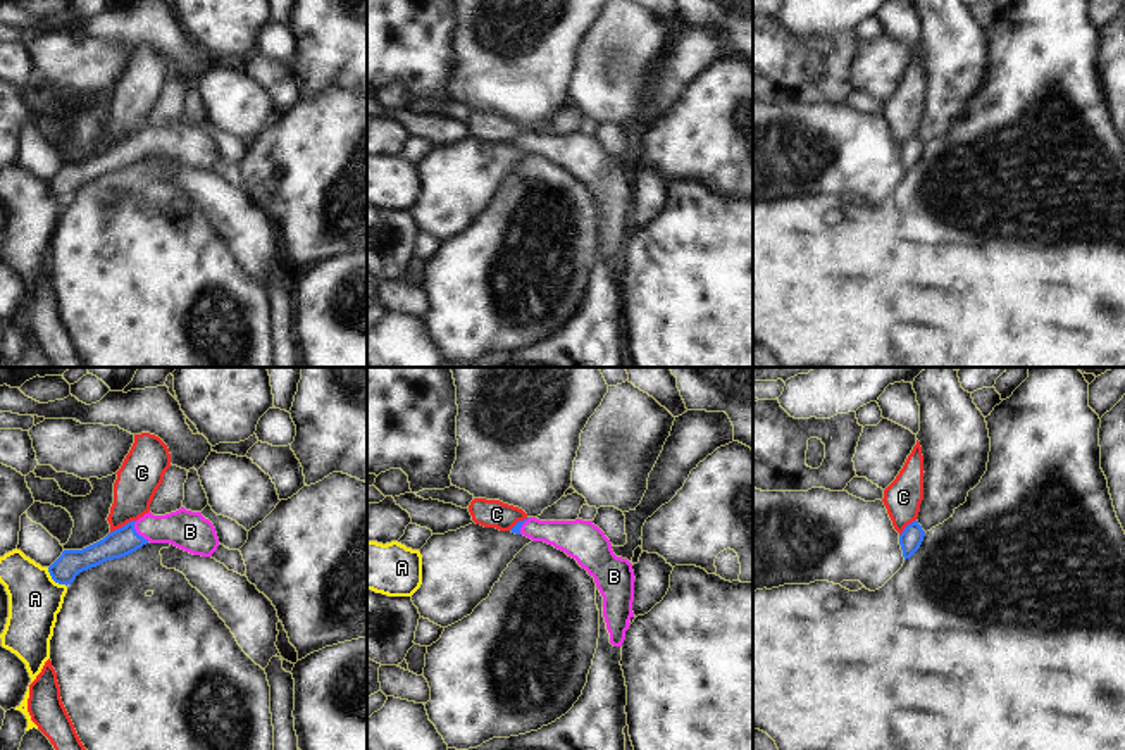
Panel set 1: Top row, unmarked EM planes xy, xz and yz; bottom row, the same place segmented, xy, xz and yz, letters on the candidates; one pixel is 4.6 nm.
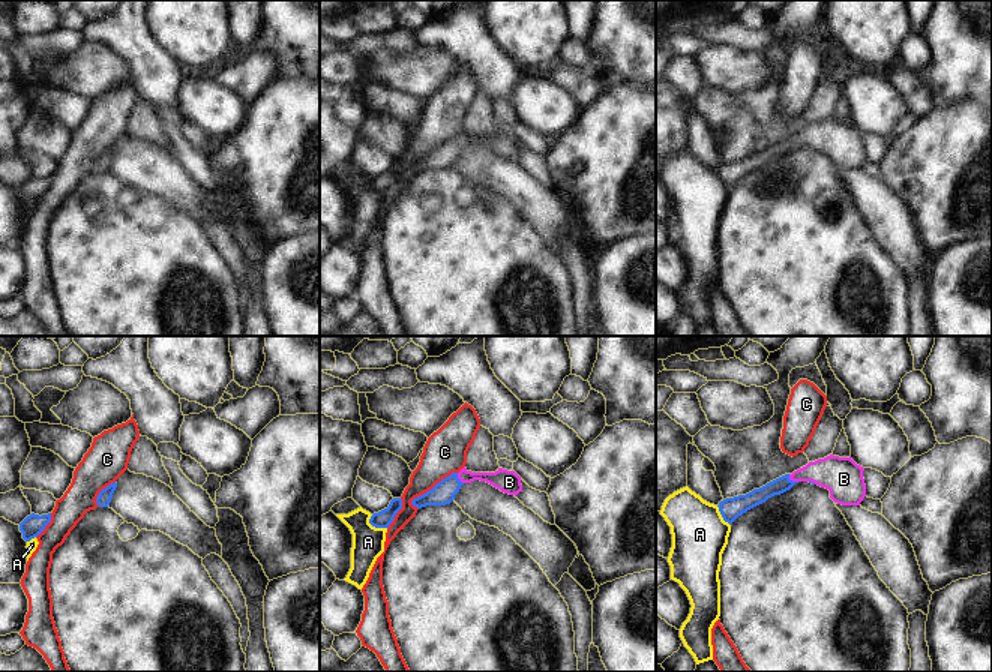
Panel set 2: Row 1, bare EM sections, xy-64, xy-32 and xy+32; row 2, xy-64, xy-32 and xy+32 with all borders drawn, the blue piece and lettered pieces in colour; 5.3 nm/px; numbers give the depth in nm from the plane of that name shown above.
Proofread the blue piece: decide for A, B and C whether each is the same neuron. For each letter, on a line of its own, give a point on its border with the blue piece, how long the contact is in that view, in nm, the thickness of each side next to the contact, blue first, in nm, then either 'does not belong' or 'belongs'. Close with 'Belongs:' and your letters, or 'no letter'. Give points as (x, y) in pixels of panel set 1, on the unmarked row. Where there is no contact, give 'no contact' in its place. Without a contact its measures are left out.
A: xy (54, 193) | 130 nm | 120/240 nm | does not belong
B: xy (136, 147) | 120 nm | 130/190 nm | belongs
C: xy (123, 140) | 140 nm | 130/200 nm | does not belong
Belongs: B

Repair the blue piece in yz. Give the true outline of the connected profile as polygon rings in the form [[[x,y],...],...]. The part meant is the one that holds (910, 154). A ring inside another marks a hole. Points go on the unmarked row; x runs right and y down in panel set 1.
[[[913,134],[904,141],[904,145],[899,148],[899,159],[901,159],[904,174],[910,172],[920,162],[923,150],[925,150],[925,145],[918,138],[918,134]]]

